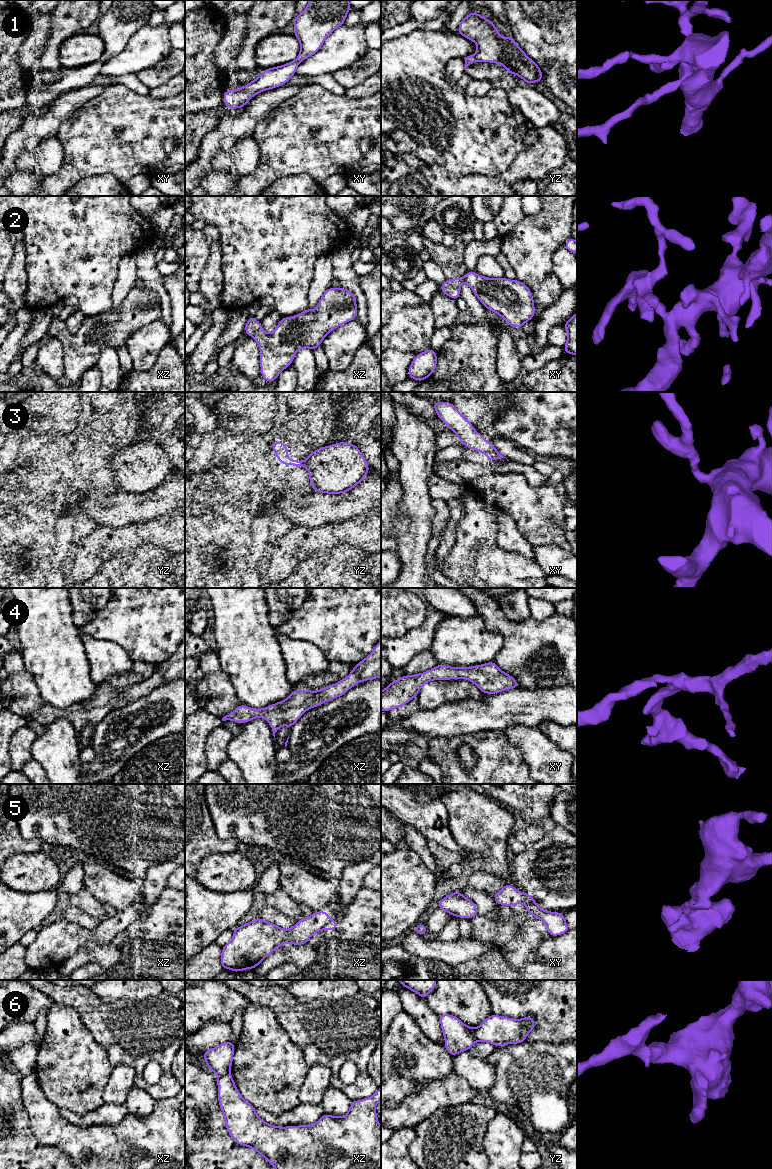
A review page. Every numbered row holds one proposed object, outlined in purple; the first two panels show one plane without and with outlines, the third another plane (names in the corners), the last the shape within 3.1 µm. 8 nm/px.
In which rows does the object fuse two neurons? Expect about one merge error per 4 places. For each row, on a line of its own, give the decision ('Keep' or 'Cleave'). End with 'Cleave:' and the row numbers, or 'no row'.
1: Keep
2: Keep
3: Keep
4: Keep
5: Cleave
6: Cleave
Cleave: 5, 6

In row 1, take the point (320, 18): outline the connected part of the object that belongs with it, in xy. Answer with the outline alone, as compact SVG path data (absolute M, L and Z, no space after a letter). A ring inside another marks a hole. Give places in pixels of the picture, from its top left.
M309 0L302 13L294 18L294 35L300 42L300 53L287 64L267 68L249 84L236 90L225 90L224 105L230 110L243 108L258 93L277 88L289 82L298 65L313 56L325 39L345 22L351 10L349 0Z

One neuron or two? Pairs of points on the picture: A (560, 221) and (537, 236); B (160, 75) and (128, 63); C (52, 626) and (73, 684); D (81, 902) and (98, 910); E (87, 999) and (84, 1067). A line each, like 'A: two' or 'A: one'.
A: one
B: two
C: one
D: one
E: two

